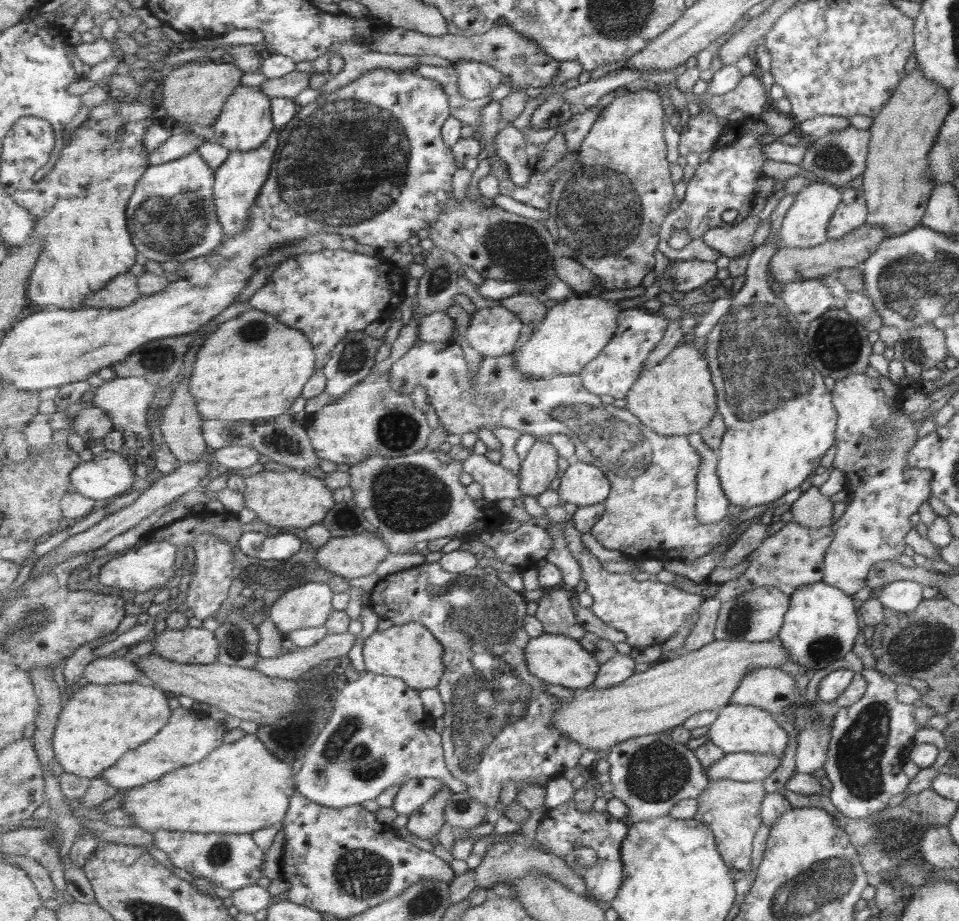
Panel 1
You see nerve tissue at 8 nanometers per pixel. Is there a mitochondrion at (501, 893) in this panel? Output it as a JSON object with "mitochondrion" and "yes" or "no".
{"mitochondrion":"no"}

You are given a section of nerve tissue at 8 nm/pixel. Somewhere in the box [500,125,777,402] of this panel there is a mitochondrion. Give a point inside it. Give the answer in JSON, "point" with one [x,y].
{"point":[599,216]}

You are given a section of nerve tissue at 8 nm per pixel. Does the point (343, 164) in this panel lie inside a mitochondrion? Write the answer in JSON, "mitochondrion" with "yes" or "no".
{"mitochondrion":"yes"}

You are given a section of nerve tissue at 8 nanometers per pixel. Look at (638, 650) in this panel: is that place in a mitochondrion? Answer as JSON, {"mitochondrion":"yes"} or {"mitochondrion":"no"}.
{"mitochondrion":"no"}

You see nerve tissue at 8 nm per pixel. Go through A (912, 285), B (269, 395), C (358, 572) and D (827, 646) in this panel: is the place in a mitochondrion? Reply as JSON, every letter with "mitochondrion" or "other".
{"A":"mitochondrion","B":"other","C":"other","D":"mitochondrion"}

